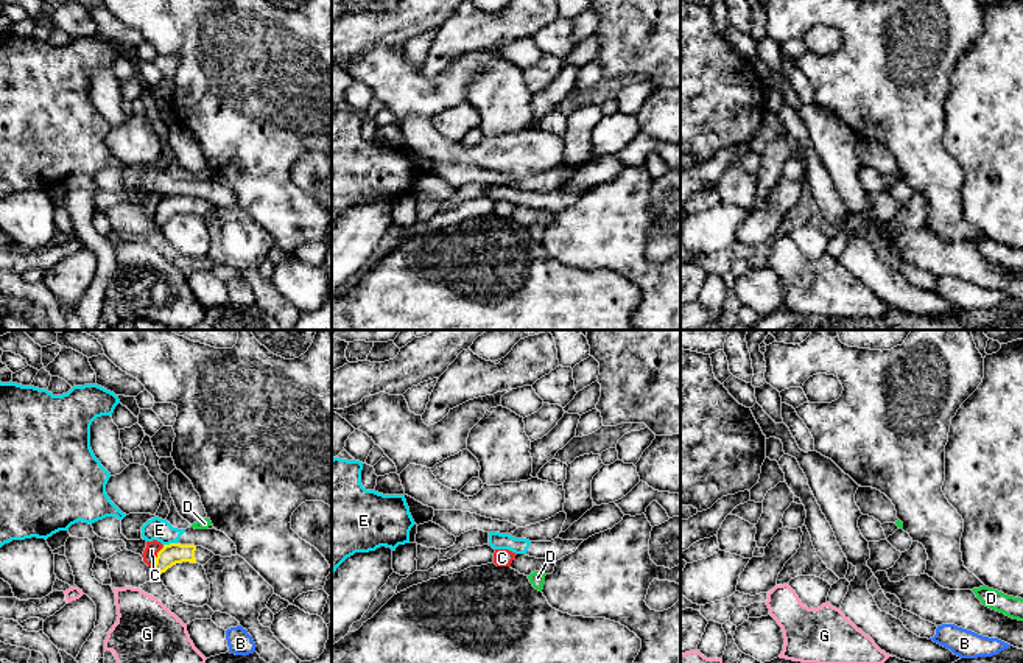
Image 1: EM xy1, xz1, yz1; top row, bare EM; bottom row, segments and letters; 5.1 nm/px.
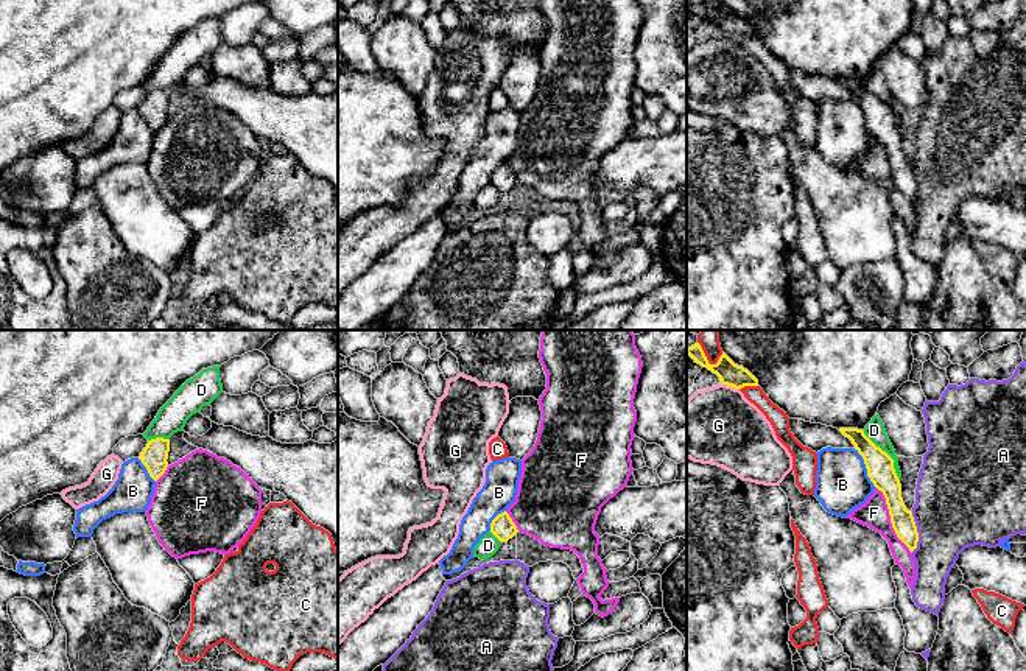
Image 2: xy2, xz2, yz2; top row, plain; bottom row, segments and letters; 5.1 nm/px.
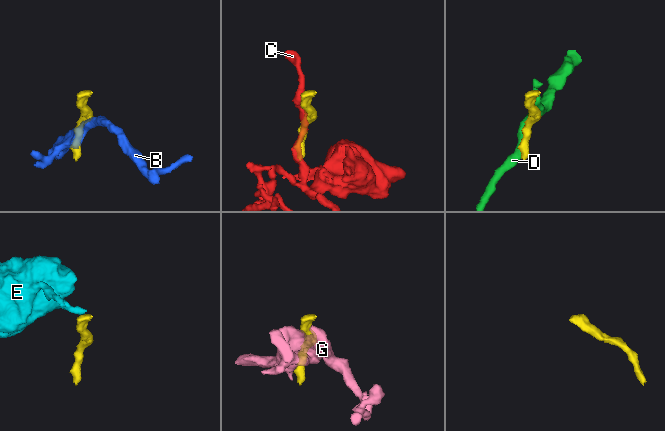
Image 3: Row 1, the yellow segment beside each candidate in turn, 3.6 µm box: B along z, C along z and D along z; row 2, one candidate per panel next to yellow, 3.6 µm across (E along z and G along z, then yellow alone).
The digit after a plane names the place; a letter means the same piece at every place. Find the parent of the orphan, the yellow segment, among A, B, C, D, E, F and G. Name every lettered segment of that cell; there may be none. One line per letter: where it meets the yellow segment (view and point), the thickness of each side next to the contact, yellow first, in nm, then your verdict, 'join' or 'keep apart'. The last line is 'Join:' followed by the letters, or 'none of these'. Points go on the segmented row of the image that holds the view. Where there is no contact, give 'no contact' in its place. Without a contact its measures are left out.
A: meets yellow in yz2 at (917, 533); 120 nm thick on the yellow side, 440 nm on the other; keep apart
B: meets yellow in yz2 at (866, 467); 140 nm thick on the yellow side, 280 nm on the other; keep apart
C: meets yellow in xy1 at (158, 556); 110 nm thick on the yellow side, 70 nm on the other; keep apart
D: meets yellow in yz2 at (888, 455); 140 nm thick on the yellow side, 100 nm on the other; keep apart
E: meets yellow in xy1 at (170, 543); 110 nm thick on the yellow side, 120 nm on the other; keep apart
F: meets yellow in yz2 at (891, 520); 140 nm thick on the yellow side, 150 nm on the other; keep apart
G: meets yellow in yz2 at (730, 385); 120 nm thick on the yellow side, 400 nm on the other; keep apart
Join: none of these

